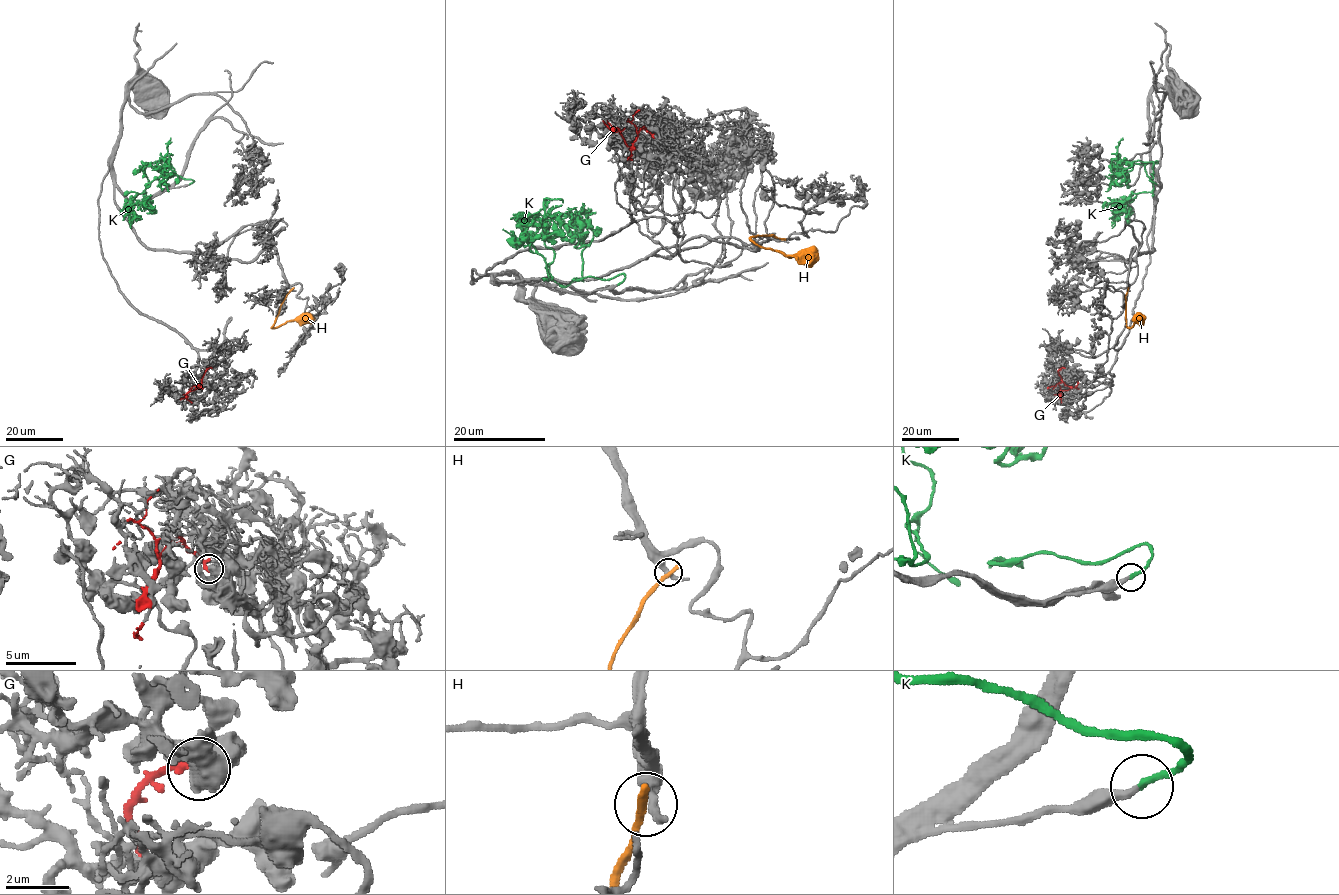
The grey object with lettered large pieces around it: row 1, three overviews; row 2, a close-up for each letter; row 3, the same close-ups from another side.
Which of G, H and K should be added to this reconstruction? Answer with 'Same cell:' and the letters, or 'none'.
Same cell: K

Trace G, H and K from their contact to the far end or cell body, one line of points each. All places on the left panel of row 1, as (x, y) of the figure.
G: (211, 367), (205, 373), (201, 384), (180, 399)
H: (291, 289), (273, 327), (287, 321), (311, 322), (314, 318)
K: (190, 184), (165, 174), (158, 161), (146, 163), (144, 197), (137, 193), (132, 202), (155, 205)

